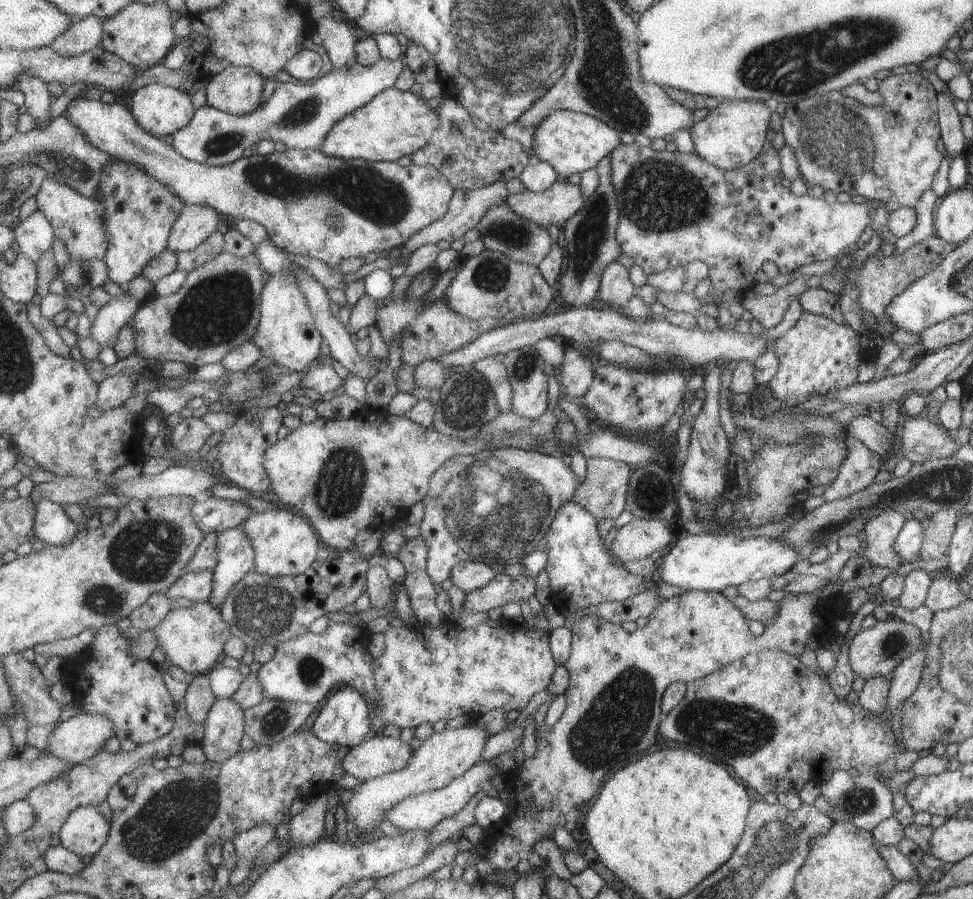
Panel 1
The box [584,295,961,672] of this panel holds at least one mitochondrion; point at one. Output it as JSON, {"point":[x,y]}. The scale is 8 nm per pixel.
{"point":[648,498]}

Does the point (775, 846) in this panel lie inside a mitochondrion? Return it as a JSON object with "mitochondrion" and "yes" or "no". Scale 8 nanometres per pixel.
{"mitochondrion":"yes"}

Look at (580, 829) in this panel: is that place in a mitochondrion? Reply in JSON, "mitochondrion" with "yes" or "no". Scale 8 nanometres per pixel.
{"mitochondrion":"no"}

